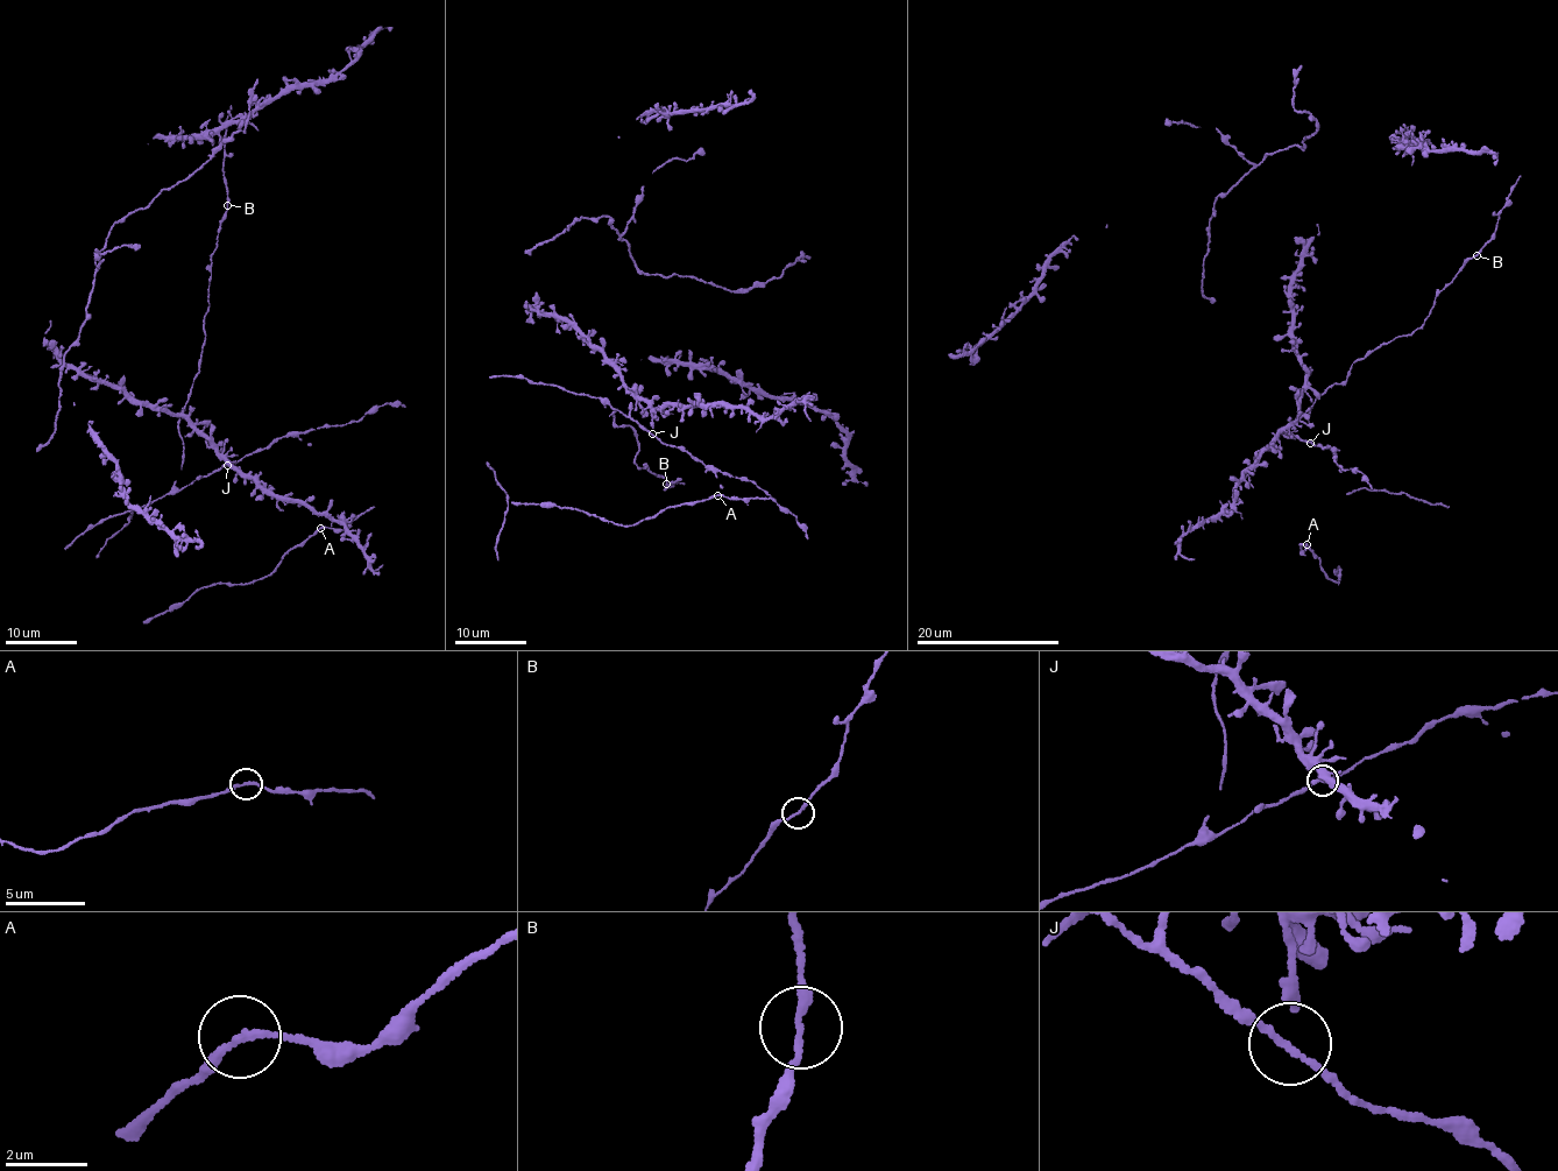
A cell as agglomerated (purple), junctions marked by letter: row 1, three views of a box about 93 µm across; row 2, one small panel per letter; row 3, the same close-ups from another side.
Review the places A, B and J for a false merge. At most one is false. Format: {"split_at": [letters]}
{"split_at": []}

